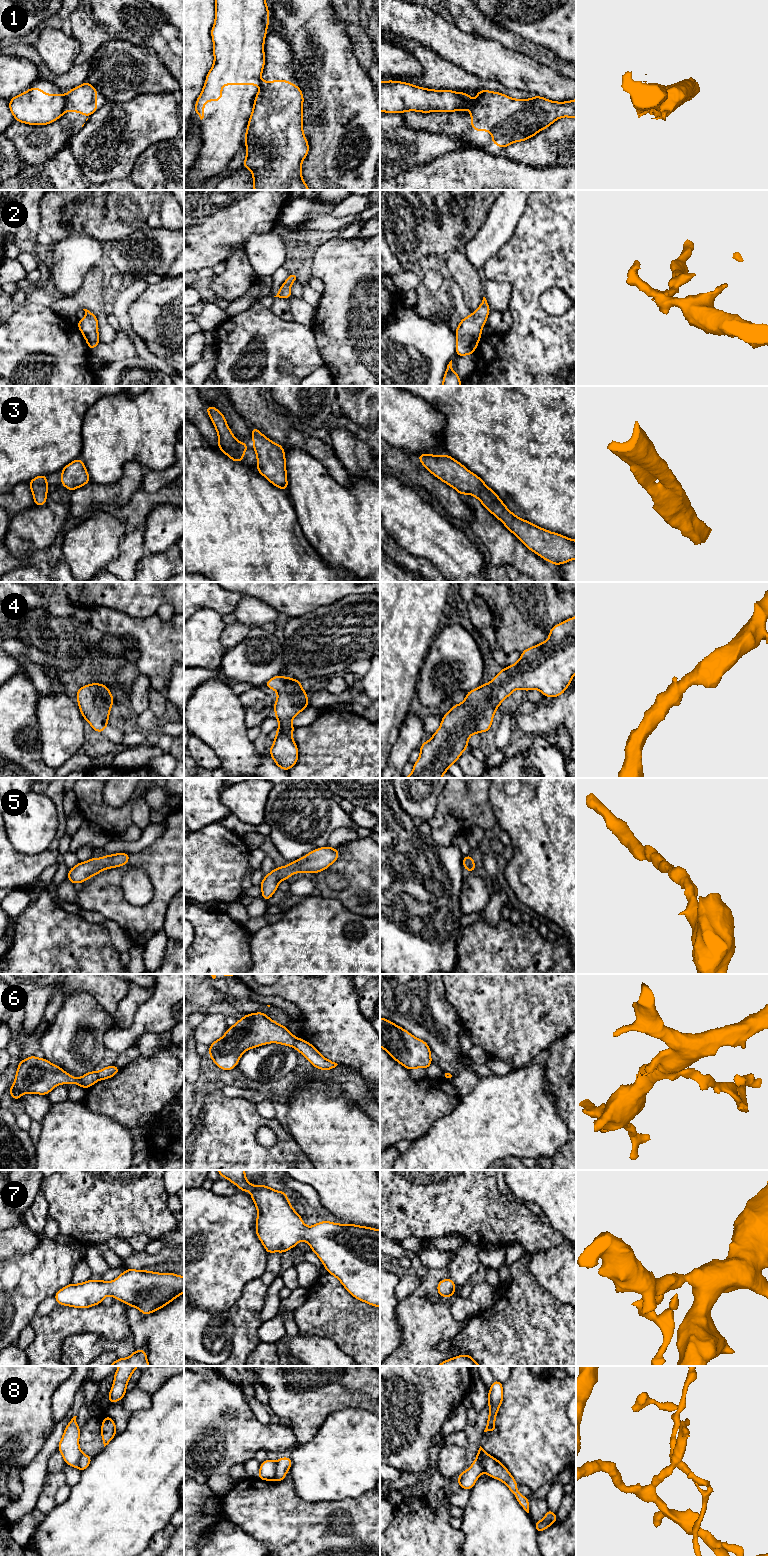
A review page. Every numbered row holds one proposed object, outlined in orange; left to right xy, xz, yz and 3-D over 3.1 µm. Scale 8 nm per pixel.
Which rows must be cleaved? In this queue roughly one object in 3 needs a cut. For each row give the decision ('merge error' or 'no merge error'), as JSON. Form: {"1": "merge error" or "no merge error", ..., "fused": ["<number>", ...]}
{"1": "merge error", "2": "no merge error", "3": "no merge error", "4": "no merge error", "5": "no merge error", "6": "merge error", "7": "no merge error", "8": "merge error", "fused": ["1", "6", "8"]}

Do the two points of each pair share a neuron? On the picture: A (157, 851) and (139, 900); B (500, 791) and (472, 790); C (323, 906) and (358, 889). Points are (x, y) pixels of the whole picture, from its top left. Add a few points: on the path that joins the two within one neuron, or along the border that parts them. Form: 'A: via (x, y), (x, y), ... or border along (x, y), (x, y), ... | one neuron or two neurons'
A: border along (154, 891), (152, 894) | two neurons
B: border along (488, 788), (488, 799), (495, 814) | two neurons
C: border along (320, 894), (337, 899), (356, 913) | two neurons

